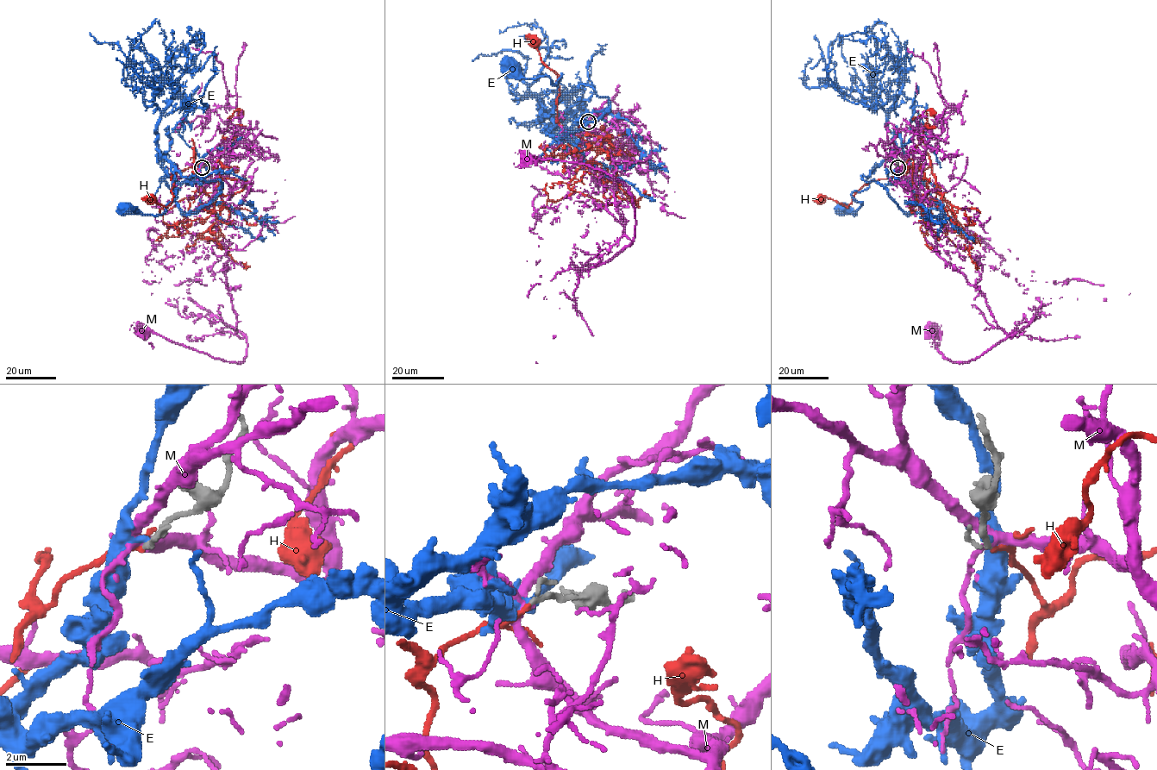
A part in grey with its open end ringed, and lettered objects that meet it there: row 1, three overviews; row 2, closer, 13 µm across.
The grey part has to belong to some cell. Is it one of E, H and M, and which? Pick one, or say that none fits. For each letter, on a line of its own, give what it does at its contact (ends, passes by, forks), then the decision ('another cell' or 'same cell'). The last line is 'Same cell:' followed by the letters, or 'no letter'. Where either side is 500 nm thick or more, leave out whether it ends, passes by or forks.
E: it passes by; another cell
H: it passes by; same cell
M: it forks; another cell
Same cell: H

